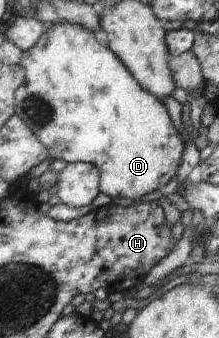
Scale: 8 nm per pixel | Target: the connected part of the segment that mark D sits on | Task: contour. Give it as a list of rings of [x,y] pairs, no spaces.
[[[52,22],[50,28],[44,32],[37,44],[30,50],[23,52],[20,58],[20,65],[26,69],[26,80],[24,85],[16,93],[16,116],[23,119],[36,133],[37,138],[43,142],[43,146],[49,150],[49,158],[61,160],[67,164],[85,162],[97,166],[100,171],[100,192],[108,195],[110,198],[127,198],[128,200],[139,200],[146,194],[163,188],[171,182],[171,178],[177,176],[179,164],[183,160],[186,140],[177,131],[169,110],[165,108],[161,99],[157,99],[151,91],[145,90],[143,86],[133,77],[131,71],[124,66],[124,63],[108,48],[103,37],[96,35],[87,27],[78,26],[76,23]]]

